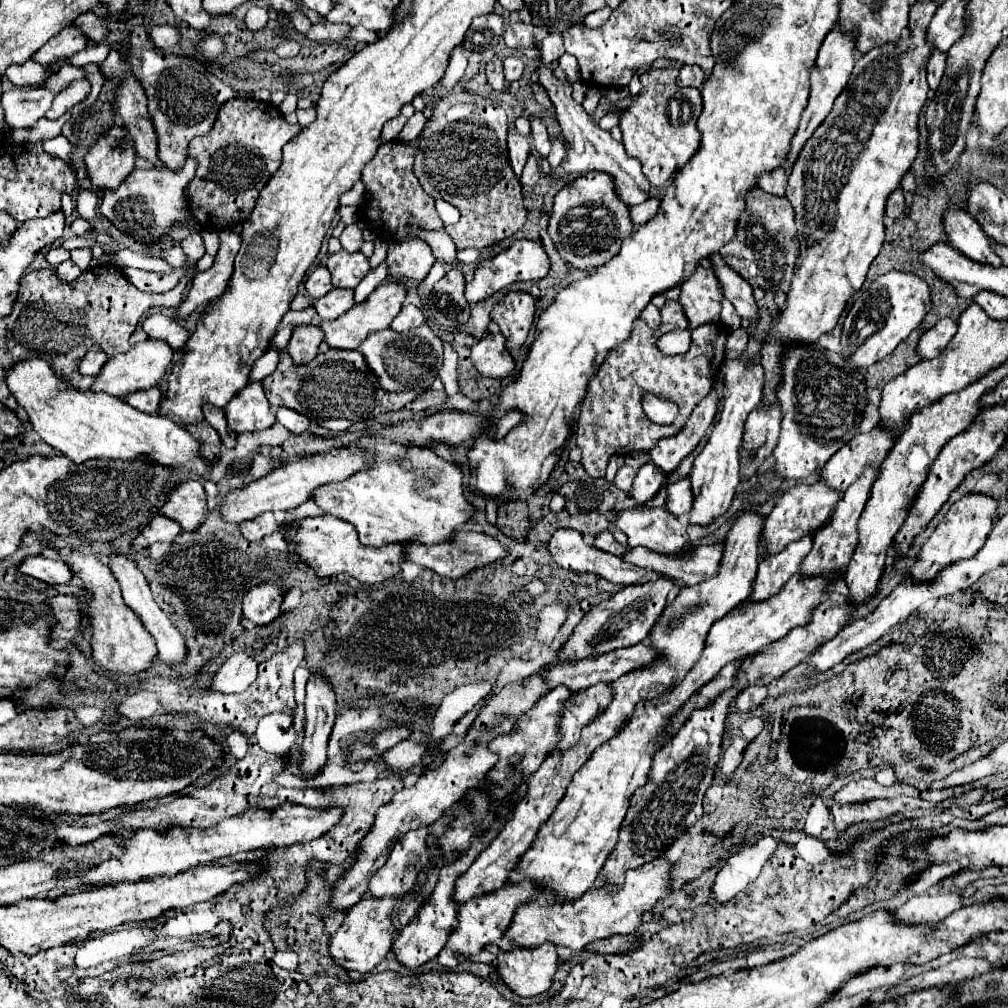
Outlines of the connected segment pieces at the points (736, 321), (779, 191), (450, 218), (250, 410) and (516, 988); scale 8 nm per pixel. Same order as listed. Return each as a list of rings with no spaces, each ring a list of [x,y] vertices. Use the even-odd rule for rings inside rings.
[[[724,299],[724,301],[722,301],[722,313],[720,313],[720,317],[722,317],[722,323],[724,323],[724,327],[726,327],[726,329],[734,331],[734,329],[738,329],[738,327],[740,327],[740,317],[736,315],[734,305],[732,305],[728,299]]]
[[[778,167],[772,173],[764,173],[758,177],[758,187],[776,197],[786,195],[786,185],[788,185],[788,173],[784,167]]]
[[[436,199],[436,211],[438,211],[440,219],[442,219],[446,225],[452,225],[452,223],[456,223],[456,221],[460,219],[460,211],[456,211],[454,205],[448,203],[448,201]]]
[[[258,381],[248,383],[226,407],[228,427],[236,433],[264,431],[276,423],[276,415],[268,405],[264,389]]]
[[[540,945],[540,949],[512,949],[512,953],[496,953],[498,971],[504,983],[520,997],[532,997],[548,991],[558,967],[558,953],[554,945]]]

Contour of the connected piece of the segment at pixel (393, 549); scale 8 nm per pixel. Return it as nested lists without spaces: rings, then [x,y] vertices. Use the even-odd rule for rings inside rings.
[[[306,517],[298,521],[298,533],[290,537],[290,541],[296,545],[296,553],[320,575],[330,577],[338,573],[346,573],[360,583],[376,585],[384,583],[386,579],[392,579],[396,573],[400,573],[400,563],[404,557],[404,545],[384,545],[384,547],[368,547],[358,541],[358,533],[354,525],[348,525],[348,521],[340,521],[336,517]]]

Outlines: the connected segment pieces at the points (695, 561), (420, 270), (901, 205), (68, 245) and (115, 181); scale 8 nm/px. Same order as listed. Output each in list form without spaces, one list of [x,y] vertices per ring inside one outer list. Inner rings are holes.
[[[698,545],[692,547],[692,553],[684,553],[684,557],[660,557],[650,549],[630,549],[622,559],[642,569],[652,569],[656,573],[682,579],[684,585],[696,585],[718,573],[722,545]]]
[[[422,239],[392,243],[386,257],[386,263],[390,265],[390,275],[396,281],[422,281],[432,269],[434,261],[436,259],[432,257],[432,249],[428,249],[428,243]]]
[[[896,189],[894,195],[888,197],[888,205],[886,205],[886,215],[890,219],[900,219],[904,215],[904,209],[906,209],[906,201],[904,201],[904,193],[902,189]]]
[[[73,236],[68,241],[64,241],[62,243],[62,247],[64,249],[67,249],[69,251],[76,249],[76,248],[93,248],[96,246],[97,242],[90,242],[89,237],[79,237],[79,236]]]
[[[114,127],[110,129],[108,135],[100,137],[88,149],[88,157],[84,157],[92,189],[94,191],[118,189],[120,183],[134,169],[134,155],[136,155],[134,145],[126,137],[126,131],[122,127]]]

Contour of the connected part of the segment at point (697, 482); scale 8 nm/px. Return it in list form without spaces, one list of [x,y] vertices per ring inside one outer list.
[[[724,361],[722,365],[724,373],[724,407],[720,413],[720,419],[716,421],[710,439],[706,441],[704,449],[694,459],[690,479],[692,479],[692,491],[694,491],[694,507],[690,515],[690,523],[708,525],[712,519],[722,515],[736,493],[736,487],[740,485],[740,447],[744,437],[744,421],[748,413],[760,405],[762,391],[764,391],[764,369],[760,363],[754,361]]]

